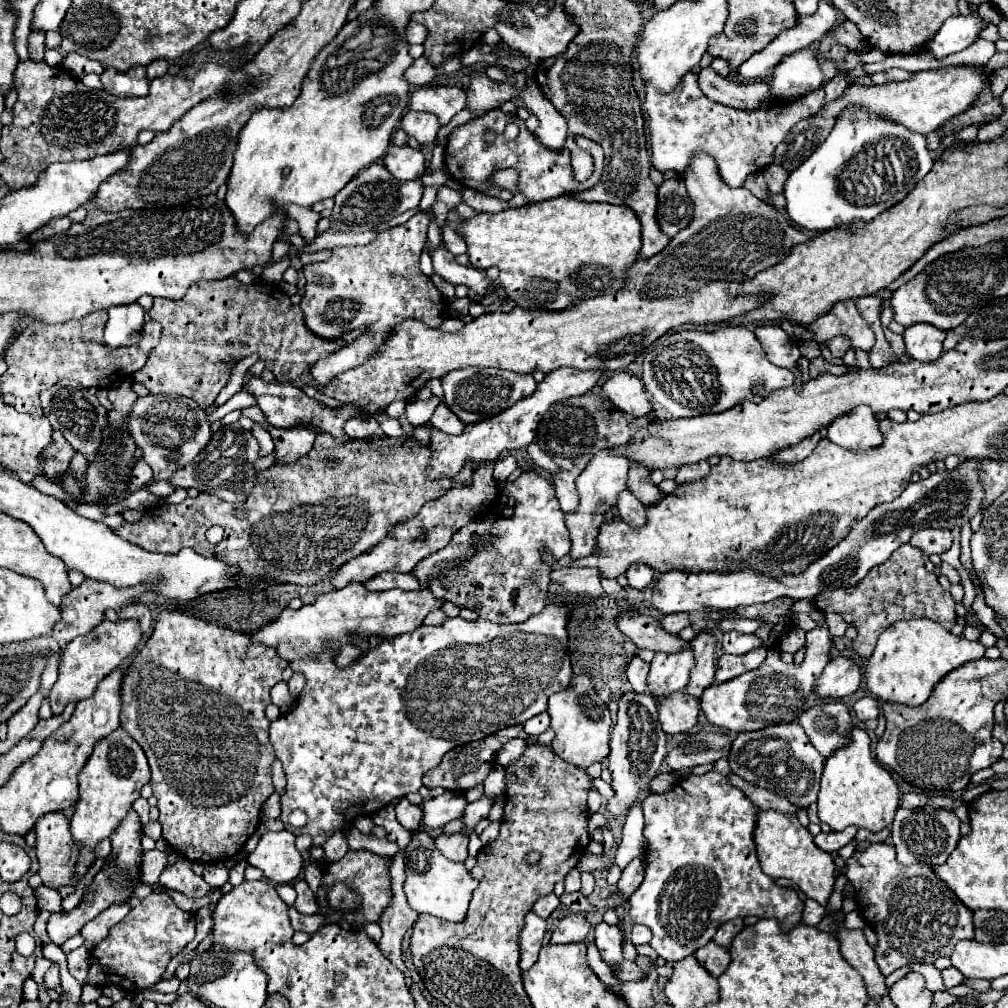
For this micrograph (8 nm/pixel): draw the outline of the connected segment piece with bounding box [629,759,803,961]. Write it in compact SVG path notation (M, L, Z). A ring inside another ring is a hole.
M727 759L717 761L713 769L717 771L709 771L705 775L689 775L665 793L649 791L641 803L645 815L643 835L647 839L647 869L643 883L629 897L629 915L635 923L647 925L653 931L651 947L665 961L679 961L687 955L693 955L699 947L711 941L719 925L735 917L775 917L783 923L785 929L801 923L803 901L799 899L797 891L779 887L769 875L761 871L759 859L755 855L753 829L759 809L739 789L727 783L727 775L731 771Z

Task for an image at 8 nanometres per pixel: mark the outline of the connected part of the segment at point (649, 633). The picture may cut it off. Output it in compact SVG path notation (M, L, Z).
M625 611L617 617L617 627L621 629L621 633L625 633L637 647L645 647L651 651L665 651L665 653L673 653L679 651L685 641L667 633L661 623L645 613L639 611Z

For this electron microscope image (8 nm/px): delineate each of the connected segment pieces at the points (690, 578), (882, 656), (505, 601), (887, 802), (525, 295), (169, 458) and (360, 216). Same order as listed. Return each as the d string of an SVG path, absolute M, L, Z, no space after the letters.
M981 459L961 461L959 467L955 467L953 471L949 469L935 471L927 479L909 483L907 489L901 493L901 497L885 505L875 505L867 513L867 517L863 517L859 525L855 525L839 545L835 545L831 551L827 551L827 555L819 557L815 563L809 563L799 575L769 577L769 575L759 575L757 571L751 571L747 567L731 573L669 571L659 577L653 589L653 599L651 599L653 607L663 615L679 613L679 611L691 613L705 607L735 609L739 605L767 603L777 597L813 599L821 589L853 587L867 575L867 571L873 565L887 561L897 547L909 543L915 531L927 527L951 531L953 527L963 527L977 513L983 511L983 507L979 507L979 503L983 503L983 487L979 487L979 471L975 471L975 463L981 463Z
M931 619L895 621L881 633L875 651L867 661L867 687L879 701L893 701L917 707L927 701L931 689L943 675L947 675L949 671L957 669L967 661L983 657L983 653L985 647L981 643L957 637L951 631L943 629L941 625L933 623Z
M525 471L515 483L505 483L505 493L517 499L511 519L499 519L491 531L493 539L483 543L483 553L475 555L469 565L451 569L447 575L431 581L429 589L437 599L451 601L457 607L475 609L479 617L491 623L521 623L545 607L551 569L541 561L541 549L547 547L555 557L571 549L565 513L555 497L555 487L537 471Z
M851 727L847 731L849 745L839 747L825 759L825 769L819 789L819 819L831 825L833 831L843 831L849 825L881 831L893 823L893 815L899 807L899 787L895 779L885 771L871 755L871 739L865 729Z
M559 195L559 199L527 203L523 207L505 209L501 213L477 213L475 217L461 221L457 227L457 233L467 243L467 255L469 255L469 261L473 267L487 269L487 267L495 265L499 269L499 285L505 289L507 297L523 309L539 309L539 311L561 311L567 305L575 303L579 297L595 297L595 295L607 295L607 293L619 291L623 287L625 269L633 265L633 261L637 259L637 255L641 251L641 225L639 225L637 215L631 209L627 209L623 205L609 205L609 203L587 203L587 201L579 201L573 195Z
M147 395L139 397L131 415L129 415L129 431L143 449L145 461L153 469L155 481L169 479L175 471L183 469L187 463L207 447L211 439L211 423L209 413L201 409L193 399L177 397L177 395Z
M371 163L335 195L331 227L333 231L373 231L403 211L415 209L421 195L423 185L419 181L399 181L381 163Z

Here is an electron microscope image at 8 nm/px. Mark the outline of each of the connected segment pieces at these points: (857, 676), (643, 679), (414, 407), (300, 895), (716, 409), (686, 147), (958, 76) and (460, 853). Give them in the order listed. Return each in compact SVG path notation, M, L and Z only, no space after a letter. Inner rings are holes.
M835 657L827 663L823 675L815 683L819 697L845 697L851 695L861 681L861 665L851 657Z
M635 655L627 667L627 679L637 693L647 691L647 675L649 675L649 663Z
M435 395L431 399L425 399L425 401L421 401L421 399L409 401L407 403L407 419L409 419L409 423L413 427L427 423L437 405L439 405L439 397L435 397Z
M299 879L299 881L295 883L295 891L297 891L295 909L297 909L299 913L305 913L305 915L315 915L315 913L319 913L317 899L315 899L313 891L309 889L309 885L307 885L303 879Z
M723 325L715 331L667 331L649 349L643 361L643 383L651 399L671 417L721 413L741 401L761 401L771 391L793 385L795 375L773 365L755 333L747 327Z
M687 73L669 93L655 91L651 83L645 85L645 113L651 135L651 163L661 173L675 171L683 175L697 153L707 153L715 159L719 175L727 187L741 187L749 173L755 173L769 165L775 155L775 147L783 143L791 127L803 119L815 115L823 105L823 89L815 89L795 101L769 101L755 111L739 111L727 105L719 105L703 95L697 85L697 75Z
M955 65L955 67L941 67L941 69L929 69L919 71L913 79L901 81L901 83L887 83L887 85L851 85L845 89L843 97L835 103L829 103L823 107L823 113L819 117L831 117L833 121L837 115L851 103L861 103L869 111L877 113L881 107L881 117L887 117L891 121L897 121L911 131L919 133L931 133L937 127L941 127L945 121L953 119L955 115L961 115L967 111L979 93L989 85L991 73L987 69L971 67L971 65Z
M441 833L435 839L435 847L451 861L463 863L467 859L467 837L463 833L453 833L453 835Z

